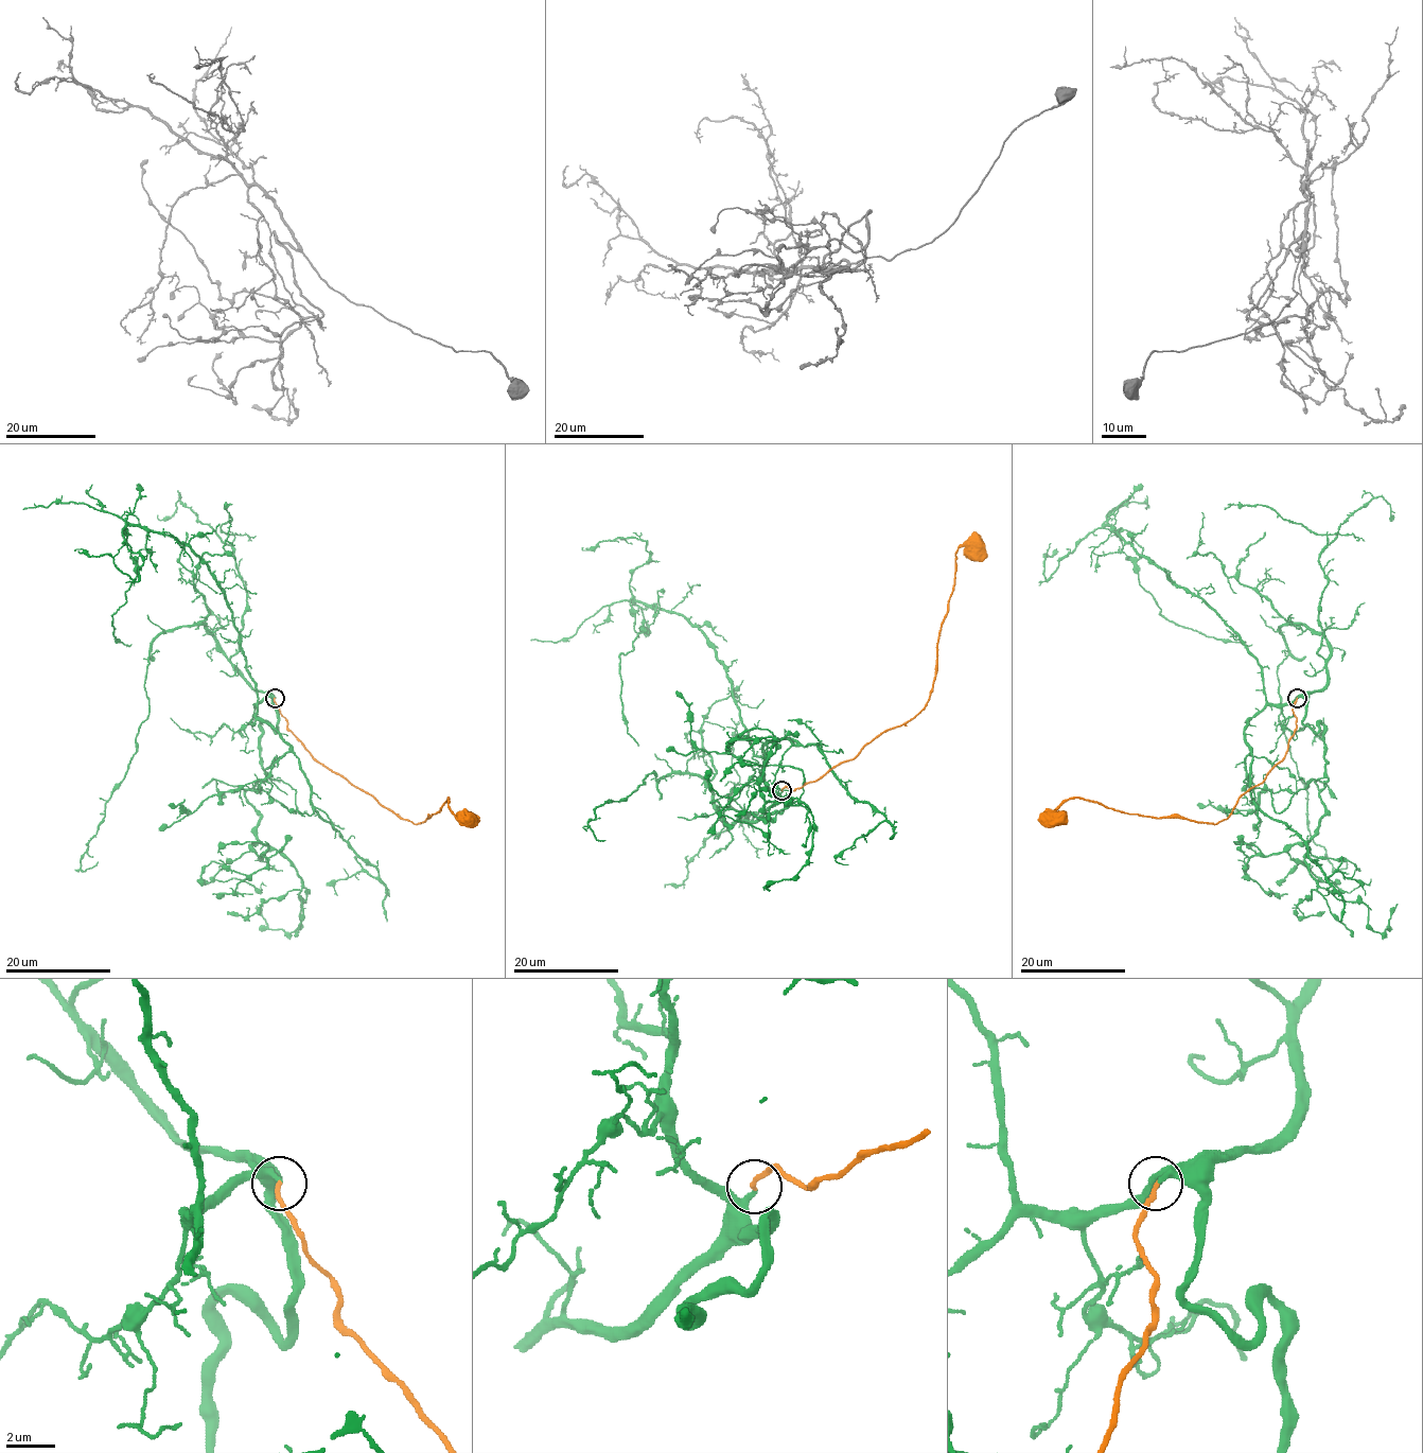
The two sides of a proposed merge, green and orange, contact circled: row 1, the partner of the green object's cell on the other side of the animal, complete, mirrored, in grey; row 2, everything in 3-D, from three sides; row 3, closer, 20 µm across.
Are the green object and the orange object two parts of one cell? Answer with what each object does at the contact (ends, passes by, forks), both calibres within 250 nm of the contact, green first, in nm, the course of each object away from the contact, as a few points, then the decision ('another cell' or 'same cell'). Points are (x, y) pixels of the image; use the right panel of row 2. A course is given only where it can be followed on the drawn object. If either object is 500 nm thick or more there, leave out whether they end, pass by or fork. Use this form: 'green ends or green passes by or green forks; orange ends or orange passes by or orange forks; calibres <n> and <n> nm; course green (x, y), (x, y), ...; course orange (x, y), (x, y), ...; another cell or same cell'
green ends; orange ends; calibres 240 and 190 nm; course green (1298, 698), (1271, 705), (1245, 642), (1105, 526), (1127, 530), (1142, 548), (1137, 579), (1162, 617), (1251, 645); course orange (1296, 698), (1296, 729), (1287, 753), (1215, 824), (1144, 817), (1068, 799), (1052, 817), (1052, 811), (1055, 816); same cell

